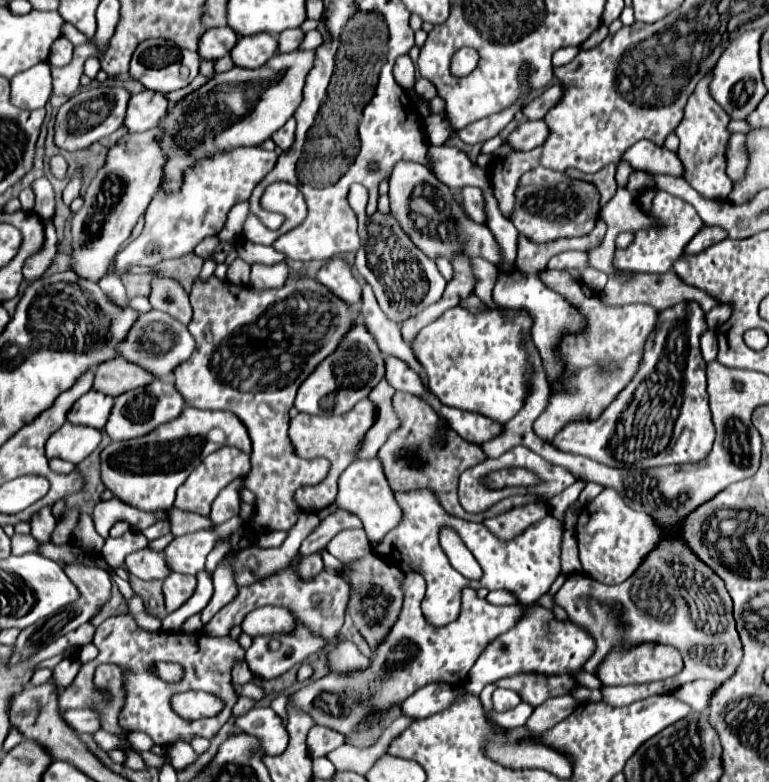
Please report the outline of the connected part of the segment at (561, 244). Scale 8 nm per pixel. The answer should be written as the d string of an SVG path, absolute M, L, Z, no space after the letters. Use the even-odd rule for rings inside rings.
M597 217L595 229L585 235L585 237L575 237L575 239L557 239L557 241L549 241L549 243L533 243L529 239L525 239L523 235L519 235L519 255L517 255L517 267L523 273L539 273L547 267L547 261L553 255L559 255L563 251L587 251L589 247L593 247L595 243L599 243L603 239L603 235L607 233L607 223Z

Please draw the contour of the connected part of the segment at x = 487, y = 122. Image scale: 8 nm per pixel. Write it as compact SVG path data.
M515 103L515 107L509 107L507 111L501 111L499 115L491 115L487 119L479 119L475 123L469 123L467 127L459 129L457 135L463 143L473 145L473 143L483 143L495 135L499 135L499 131L513 119L513 115L521 109L519 103Z

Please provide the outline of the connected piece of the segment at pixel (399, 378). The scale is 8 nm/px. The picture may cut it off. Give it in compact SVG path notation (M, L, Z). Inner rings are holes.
M387 359L387 381L397 391L407 391L411 395L421 397L435 411L441 409L441 401L435 395L431 395L431 391L427 391L427 387L423 385L423 379L403 359Z

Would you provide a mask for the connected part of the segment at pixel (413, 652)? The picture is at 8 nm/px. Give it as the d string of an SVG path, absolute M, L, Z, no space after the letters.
M407 573L403 587L403 611L399 615L399 621L391 629L387 643L383 643L383 647L373 653L371 671L365 671L363 675L359 675L359 679L339 679L339 675L327 673L325 677L309 683L293 695L295 705L311 713L317 725L327 725L347 735L351 733L351 727L355 727L355 719L363 719L363 707L371 707L371 703L375 703L379 711L387 711L393 705L405 701L413 691L427 683L443 681L455 687L465 685L469 669L473 667L483 647L503 631L515 627L525 615L523 611L531 607L521 603L511 607L495 607L487 599L479 599L475 589L467 587L463 589L459 619L445 627L433 627L427 625L421 613L421 601L425 597L425 579L421 575Z

